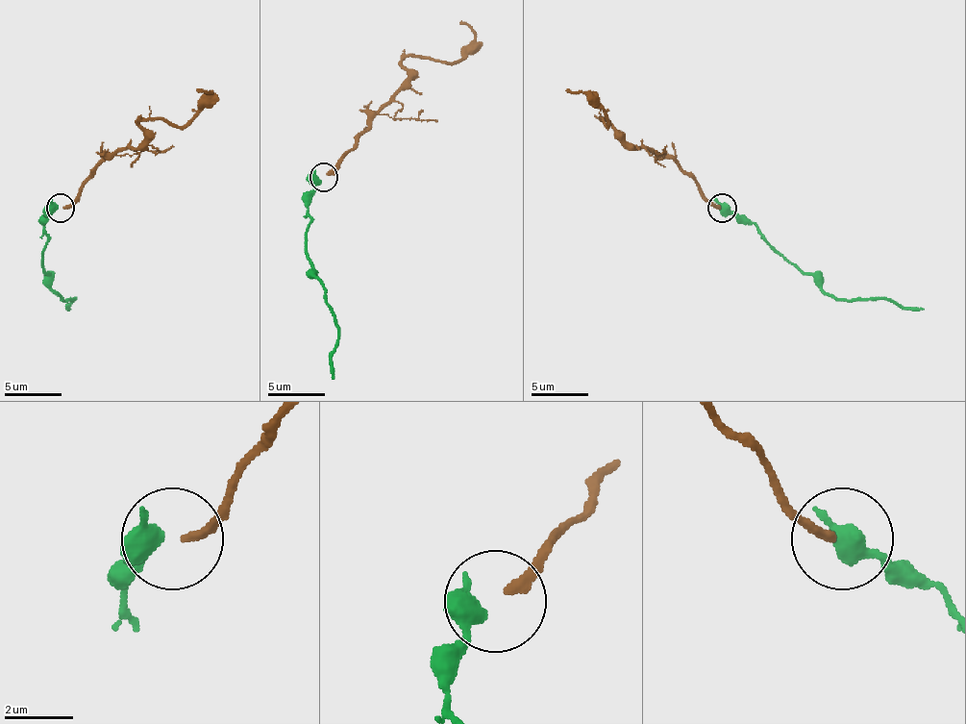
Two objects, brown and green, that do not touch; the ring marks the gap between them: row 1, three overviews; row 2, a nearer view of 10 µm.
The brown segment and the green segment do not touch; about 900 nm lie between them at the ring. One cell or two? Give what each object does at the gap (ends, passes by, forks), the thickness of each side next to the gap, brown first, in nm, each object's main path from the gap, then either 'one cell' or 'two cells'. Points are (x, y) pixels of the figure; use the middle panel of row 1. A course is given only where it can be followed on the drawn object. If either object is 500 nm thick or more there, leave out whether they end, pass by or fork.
brown ends | green forks | 260/320 nm | brown via (327, 175), (408, 81), (405, 61), (431, 58), (457, 63), (462, 58), (474, 37), (468, 26), (459, 23) | green via (321, 181), (307, 207), (307, 259), (327, 293), (338, 330), (338, 344), (330, 359), (333, 379) | two cells

